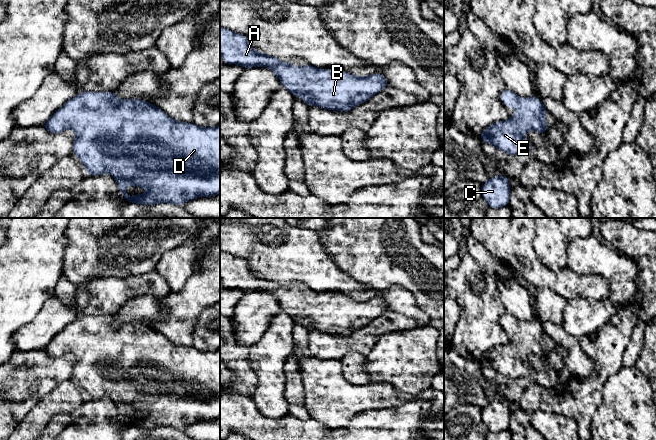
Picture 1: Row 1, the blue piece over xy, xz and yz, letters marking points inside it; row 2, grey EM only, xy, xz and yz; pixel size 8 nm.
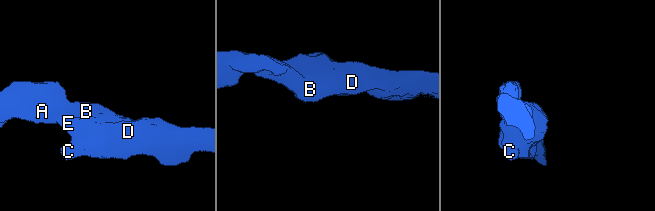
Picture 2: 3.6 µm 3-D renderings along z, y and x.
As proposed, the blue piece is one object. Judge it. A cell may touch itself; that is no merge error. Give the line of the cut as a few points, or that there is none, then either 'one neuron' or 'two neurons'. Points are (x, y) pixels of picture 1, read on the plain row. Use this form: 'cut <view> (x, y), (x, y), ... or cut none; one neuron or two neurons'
cut none; one neuron

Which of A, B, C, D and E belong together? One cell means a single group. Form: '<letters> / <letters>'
A B C D E

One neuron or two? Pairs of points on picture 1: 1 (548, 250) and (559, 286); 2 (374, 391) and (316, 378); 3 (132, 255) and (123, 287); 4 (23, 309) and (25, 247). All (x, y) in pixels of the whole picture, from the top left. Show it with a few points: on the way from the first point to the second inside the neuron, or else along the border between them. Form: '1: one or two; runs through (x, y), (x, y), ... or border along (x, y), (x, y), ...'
1: two; border along (538, 256), (556, 273), (566, 266)
2: one; runs through (360, 392), (330, 391)
3: two; border along (149, 271), (125, 277), (103, 278)
4: one; runs through (22, 294), (22, 262)

